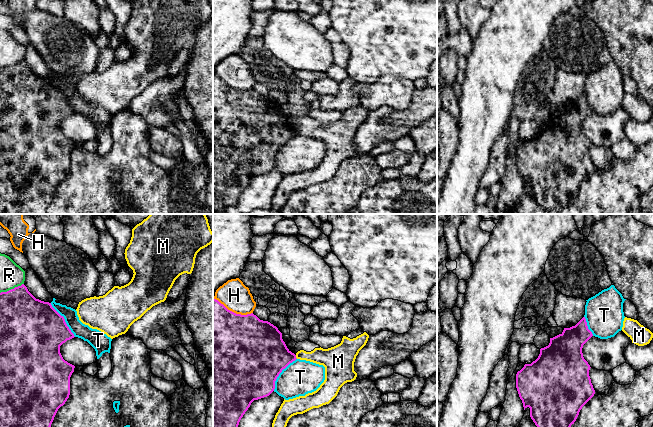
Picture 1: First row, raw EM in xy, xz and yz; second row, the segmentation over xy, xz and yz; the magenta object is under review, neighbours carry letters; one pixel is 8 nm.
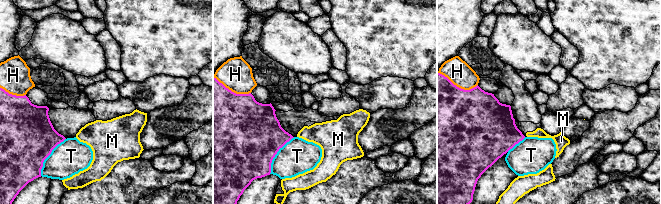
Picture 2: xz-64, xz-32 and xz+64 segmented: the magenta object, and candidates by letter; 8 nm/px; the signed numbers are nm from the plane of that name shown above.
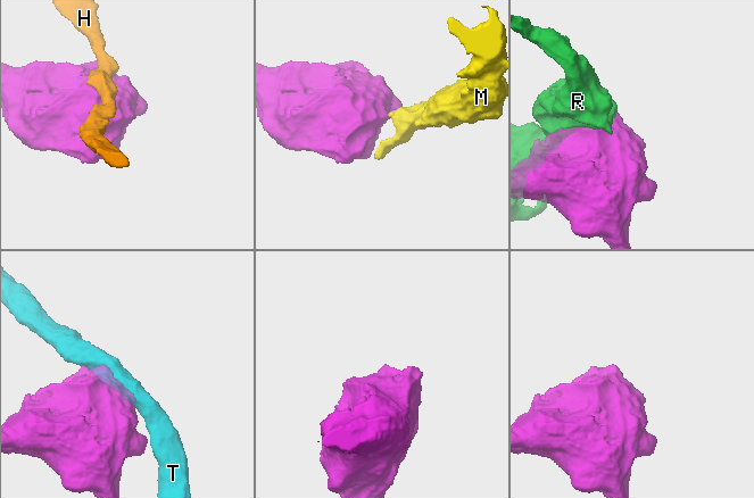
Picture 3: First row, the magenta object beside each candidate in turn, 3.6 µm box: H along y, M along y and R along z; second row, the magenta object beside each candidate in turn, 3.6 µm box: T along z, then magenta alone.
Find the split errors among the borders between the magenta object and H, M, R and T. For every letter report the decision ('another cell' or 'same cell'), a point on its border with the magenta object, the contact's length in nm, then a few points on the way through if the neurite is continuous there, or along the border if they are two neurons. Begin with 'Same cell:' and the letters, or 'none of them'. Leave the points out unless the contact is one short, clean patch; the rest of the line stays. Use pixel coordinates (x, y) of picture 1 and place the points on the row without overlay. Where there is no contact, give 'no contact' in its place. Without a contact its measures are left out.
Same cell: none of them
H: another cell; meets magenta in xz at (233, 88); contact 340 nm long
M: another cell; meets magenta in xz at (295, 133); contact 40 nm long; border along xz (295, 131), (297, 134)
R: another cell; meets magenta in xy at (11, 65); contact 200 nm long
T: another cell; meets magenta in xz at (280, 148); contact 320 nm long

